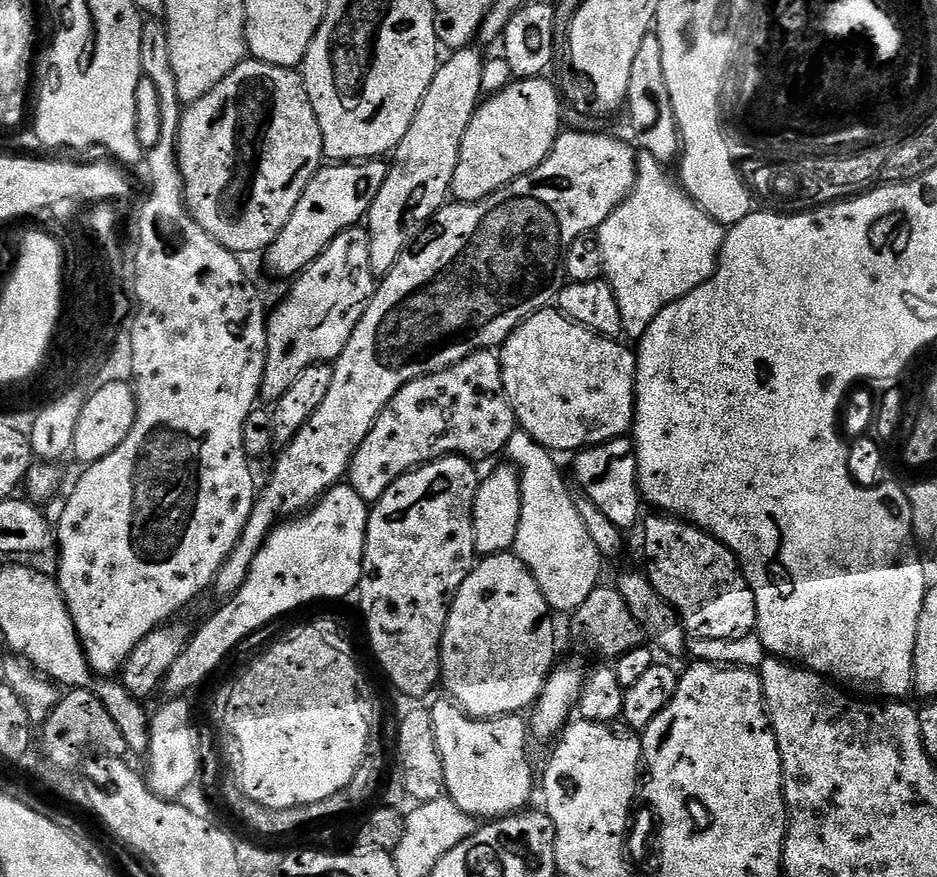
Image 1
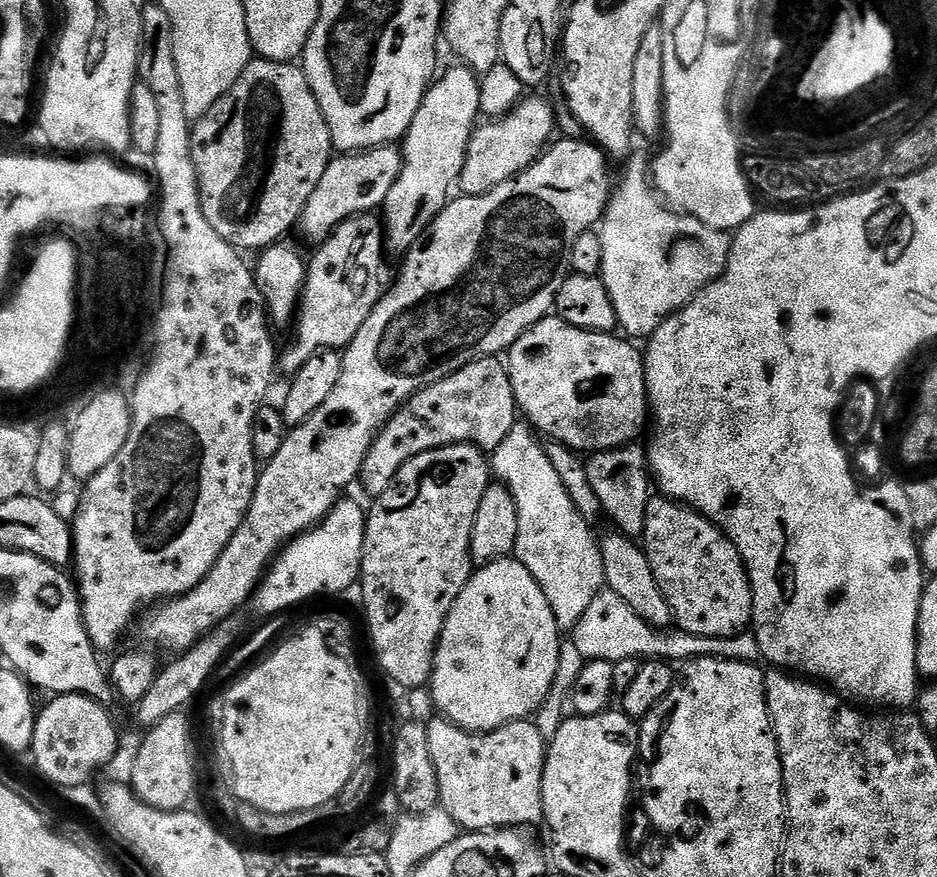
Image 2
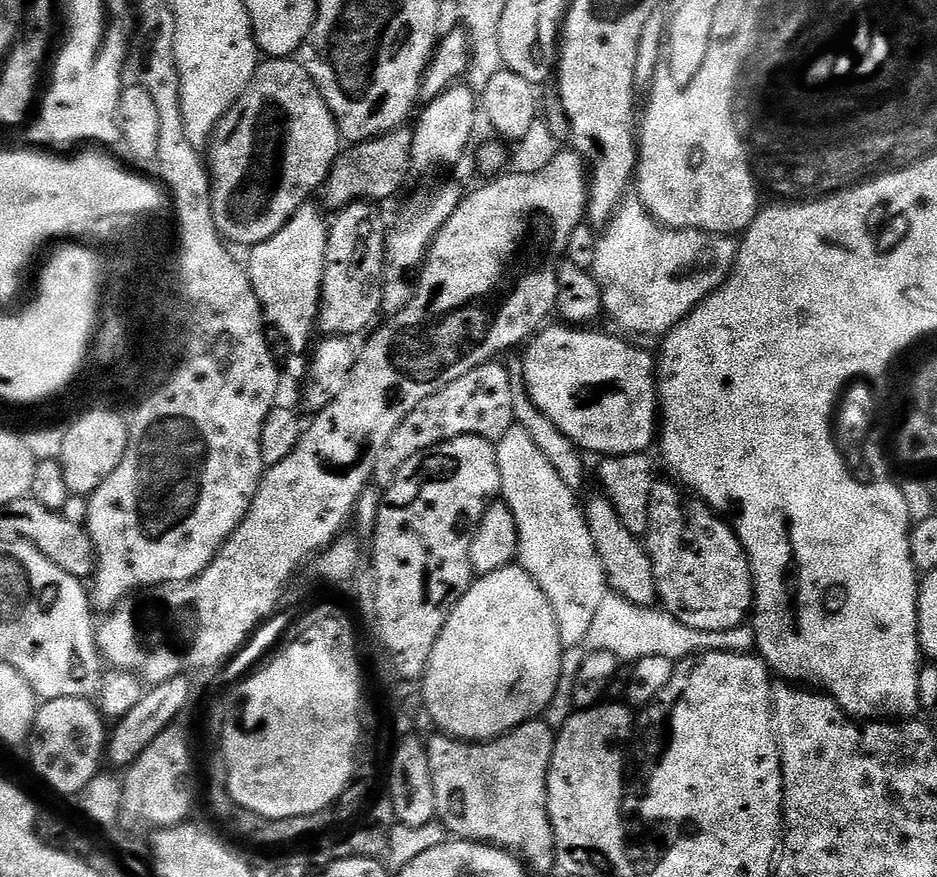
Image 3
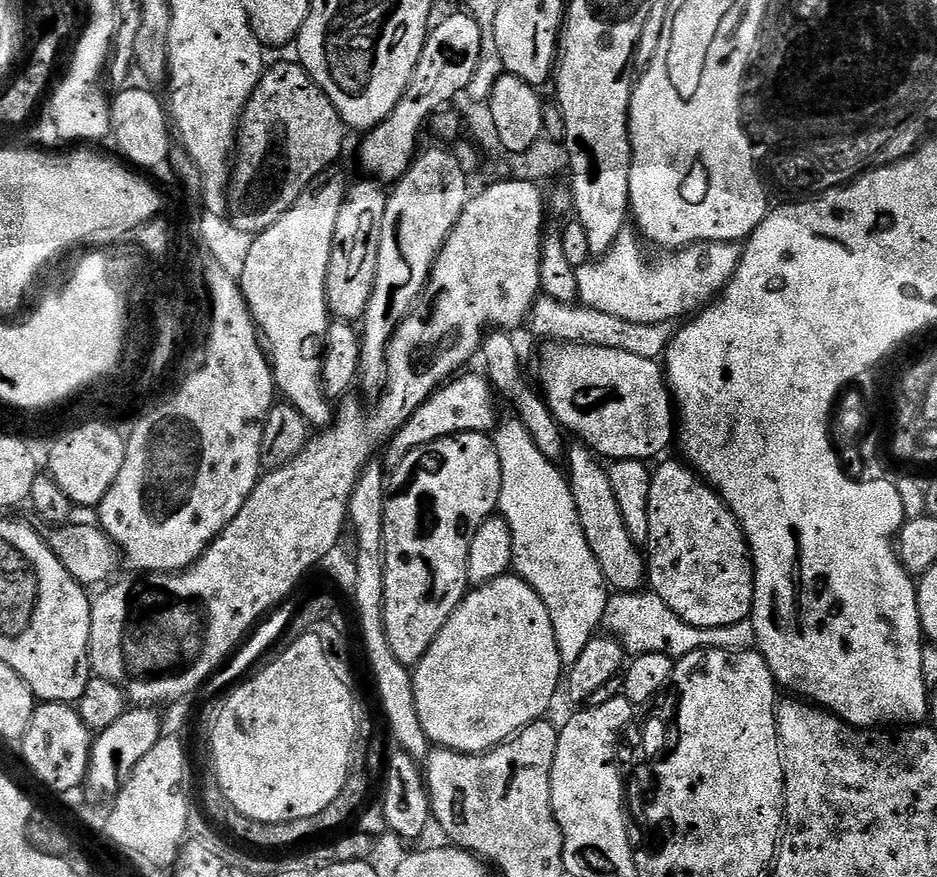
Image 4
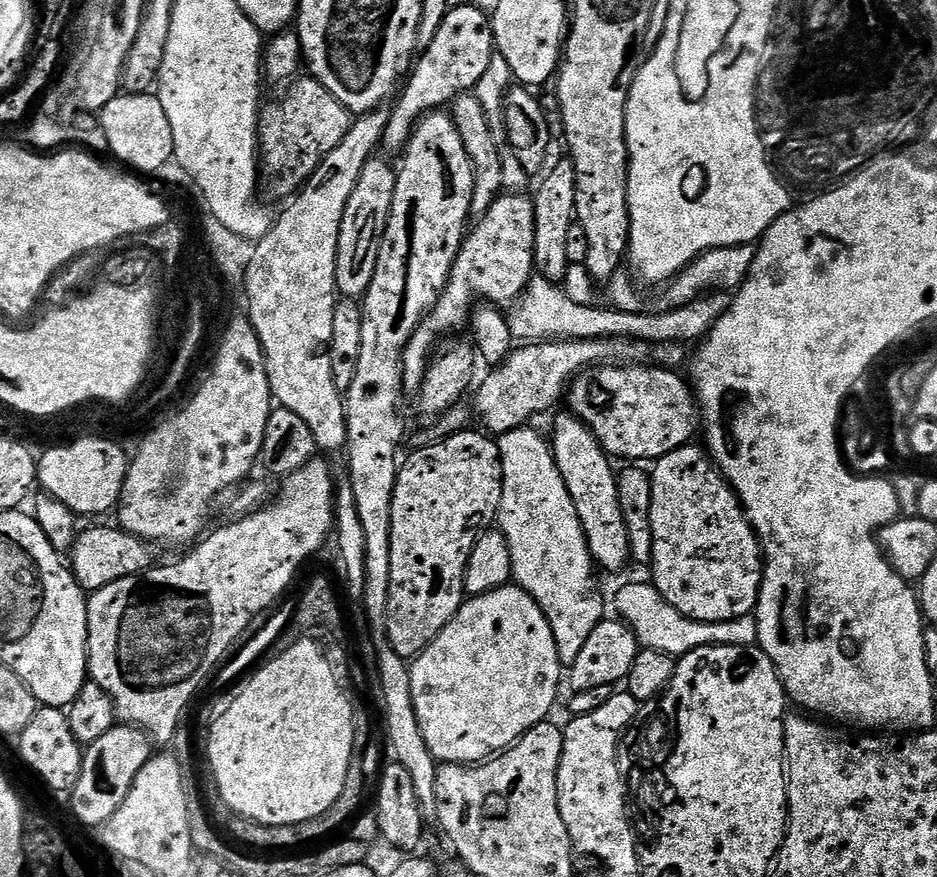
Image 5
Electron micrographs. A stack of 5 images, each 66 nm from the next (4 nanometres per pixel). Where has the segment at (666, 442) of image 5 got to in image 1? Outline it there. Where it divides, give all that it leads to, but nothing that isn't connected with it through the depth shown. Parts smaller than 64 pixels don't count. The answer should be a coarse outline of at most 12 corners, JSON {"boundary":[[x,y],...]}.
{"boundary":[[549,306],[499,349],[553,454],[627,437],[636,354]]}

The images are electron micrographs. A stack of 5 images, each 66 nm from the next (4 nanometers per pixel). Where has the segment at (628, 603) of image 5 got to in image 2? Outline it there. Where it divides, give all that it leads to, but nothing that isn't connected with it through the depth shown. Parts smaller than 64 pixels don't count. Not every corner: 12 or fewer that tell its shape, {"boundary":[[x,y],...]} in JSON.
{"boundary":[[594,594],[570,630],[581,661],[701,656],[756,664],[758,638],[650,626],[618,594]]}

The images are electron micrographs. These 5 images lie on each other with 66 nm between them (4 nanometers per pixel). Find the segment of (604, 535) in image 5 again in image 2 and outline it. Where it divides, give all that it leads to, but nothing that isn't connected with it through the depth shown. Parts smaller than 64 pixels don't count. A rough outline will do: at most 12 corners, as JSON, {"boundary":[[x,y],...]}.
{"boundary":[[619,530],[599,537],[607,591],[638,618],[673,627],[643,547]]}

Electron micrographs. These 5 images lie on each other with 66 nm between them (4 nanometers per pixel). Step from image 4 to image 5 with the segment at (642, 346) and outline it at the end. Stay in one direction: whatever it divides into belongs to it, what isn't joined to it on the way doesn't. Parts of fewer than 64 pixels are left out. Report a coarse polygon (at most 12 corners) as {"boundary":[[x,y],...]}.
{"boundary":[[539,274],[506,315],[516,342],[699,342],[730,300],[627,312]]}

